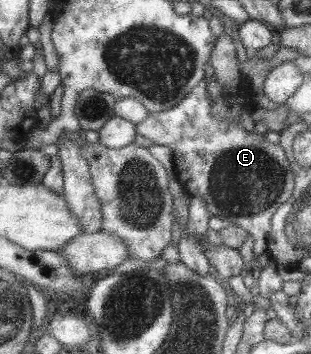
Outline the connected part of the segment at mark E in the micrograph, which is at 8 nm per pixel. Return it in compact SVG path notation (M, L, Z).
M209 64L204 67L204 78L173 107L160 112L148 112L140 123L134 125L135 133L154 145L164 145L172 153L175 179L189 197L200 198L207 212L218 217L223 225L234 224L254 239L253 255L265 252L269 221L278 206L286 202L293 190L293 175L283 149L271 144L263 136L247 132L232 121L217 120L212 115L212 102L207 95L206 81L213 76Z

